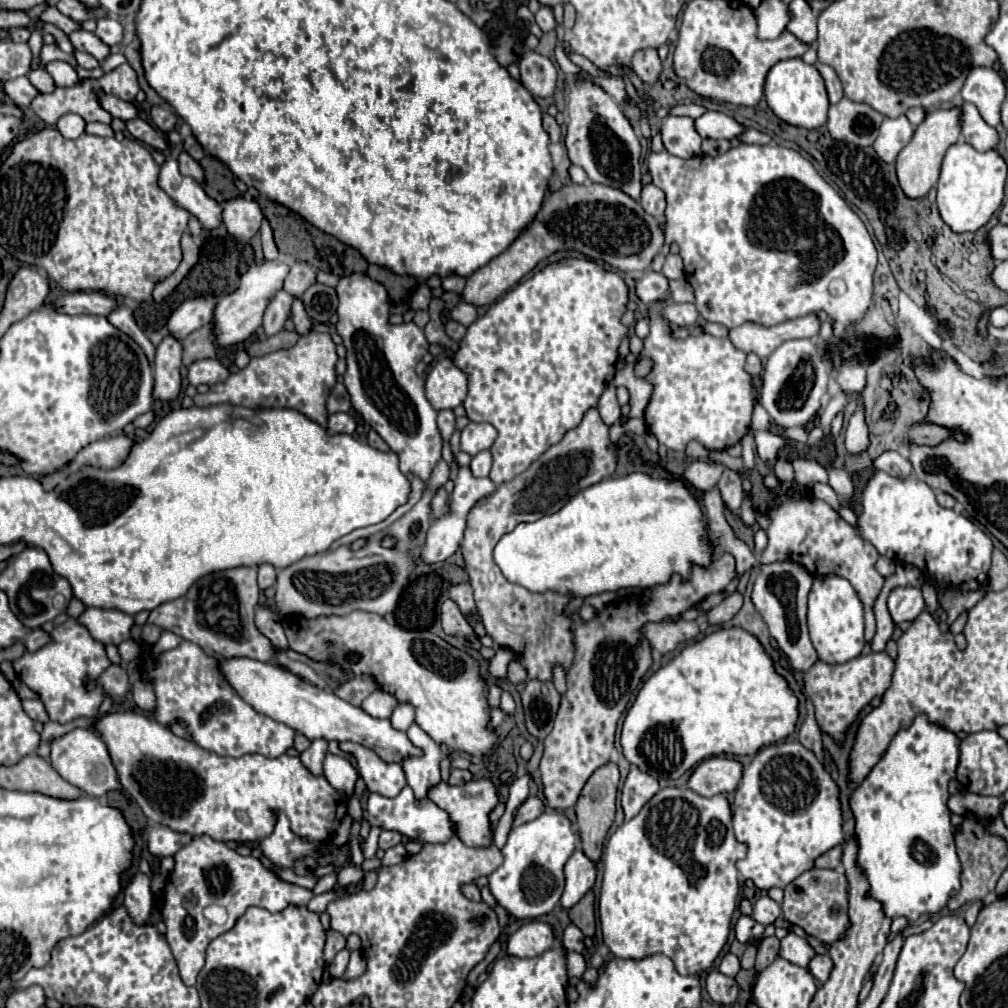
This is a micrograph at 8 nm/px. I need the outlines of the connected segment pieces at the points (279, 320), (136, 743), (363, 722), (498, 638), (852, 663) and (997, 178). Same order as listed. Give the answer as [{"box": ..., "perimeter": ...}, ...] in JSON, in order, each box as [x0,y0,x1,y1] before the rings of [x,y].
[{"box":[263,290,293,336],"perimeter":[[[279,290],[273,296],[273,300],[269,302],[269,306],[265,310],[265,318],[263,318],[263,328],[265,328],[267,336],[273,336],[283,330],[287,314],[291,310],[291,302],[293,302],[293,296],[287,294],[285,290]]]},{"box":[91,712,347,842],"perimeter":[[[109,712],[99,716],[91,726],[107,744],[111,762],[117,770],[119,782],[135,798],[143,814],[161,826],[175,832],[189,832],[191,836],[211,836],[219,842],[257,842],[271,834],[275,826],[273,810],[283,812],[291,820],[291,830],[307,840],[323,842],[339,828],[341,818],[347,812],[347,798],[337,792],[323,776],[313,776],[299,760],[299,756],[277,756],[267,758],[259,754],[247,754],[241,758],[219,756],[211,750],[199,748],[175,736],[167,726],[135,712]]]},{"box":[217,656,419,764],"perimeter":[[[237,656],[237,658],[219,660],[217,670],[225,676],[231,688],[257,712],[293,728],[299,734],[305,734],[309,740],[323,738],[323,740],[337,740],[337,742],[347,740],[347,742],[363,744],[365,748],[371,748],[373,752],[377,752],[381,760],[395,762],[395,764],[403,764],[407,756],[419,756],[419,748],[415,748],[415,744],[407,740],[405,732],[395,730],[389,718],[385,720],[373,718],[363,708],[341,700],[331,690],[315,688],[315,684],[309,684],[303,678],[283,668],[277,668],[275,664]]]},{"box":[461,408,619,680],"perimeter":[[[593,408],[585,414],[577,428],[569,430],[559,444],[553,444],[525,470],[525,474],[519,474],[511,482],[497,486],[495,492],[483,496],[483,500],[477,500],[475,508],[471,508],[467,514],[467,530],[461,542],[461,552],[465,558],[465,570],[475,590],[475,602],[481,612],[481,620],[495,646],[509,648],[517,662],[527,670],[529,680],[553,680],[553,668],[557,664],[565,670],[571,668],[575,658],[575,634],[571,632],[573,618],[565,616],[565,610],[573,596],[553,590],[529,592],[519,584],[511,584],[503,572],[499,572],[491,552],[495,550],[499,536],[513,532],[515,524],[535,522],[543,516],[555,514],[583,488],[613,476],[617,456],[619,454],[611,454],[609,426]]]},{"box":[803,652,895,740],"perimeter":[[[871,652],[867,656],[849,660],[839,666],[815,662],[803,674],[803,684],[805,684],[807,696],[815,704],[815,718],[819,728],[831,734],[835,740],[843,740],[845,730],[855,722],[861,708],[889,688],[893,668],[895,668],[895,662],[889,658],[887,652]]]},{"box":[937,140,1007,234],"perimeter":[[[963,140],[955,142],[945,154],[941,176],[937,182],[937,208],[941,212],[941,218],[951,226],[951,230],[959,234],[979,230],[1001,206],[1005,180],[1007,180],[1007,164],[995,148],[979,152]]]}]

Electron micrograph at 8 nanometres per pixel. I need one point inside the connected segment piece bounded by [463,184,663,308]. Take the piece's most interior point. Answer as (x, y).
(602, 223)

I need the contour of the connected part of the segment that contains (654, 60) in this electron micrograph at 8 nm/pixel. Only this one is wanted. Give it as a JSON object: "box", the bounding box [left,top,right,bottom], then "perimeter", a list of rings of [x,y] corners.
{"box":[631,50,661,84],"perimeter":[[[641,50],[633,56],[631,60],[633,72],[645,82],[645,84],[655,84],[661,76],[661,60],[655,50]]]}

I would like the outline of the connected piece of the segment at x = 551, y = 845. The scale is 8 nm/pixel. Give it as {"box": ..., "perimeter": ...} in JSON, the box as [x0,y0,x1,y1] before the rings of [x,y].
{"box":[489,812,577,918],"perimeter":[[[545,812],[539,818],[513,828],[503,854],[503,864],[489,874],[489,890],[497,904],[515,918],[539,918],[549,914],[563,894],[563,866],[577,848],[577,836],[571,832],[571,822],[561,812]]]}

